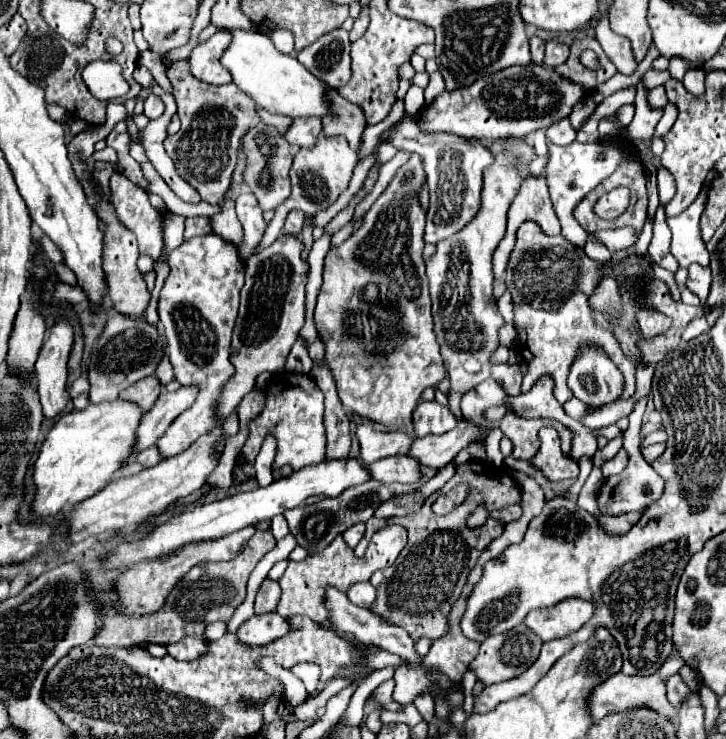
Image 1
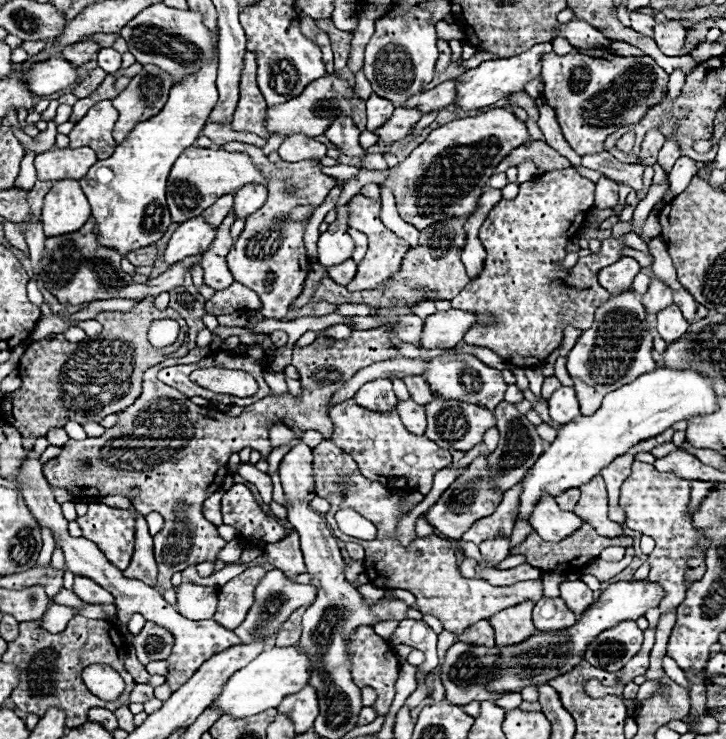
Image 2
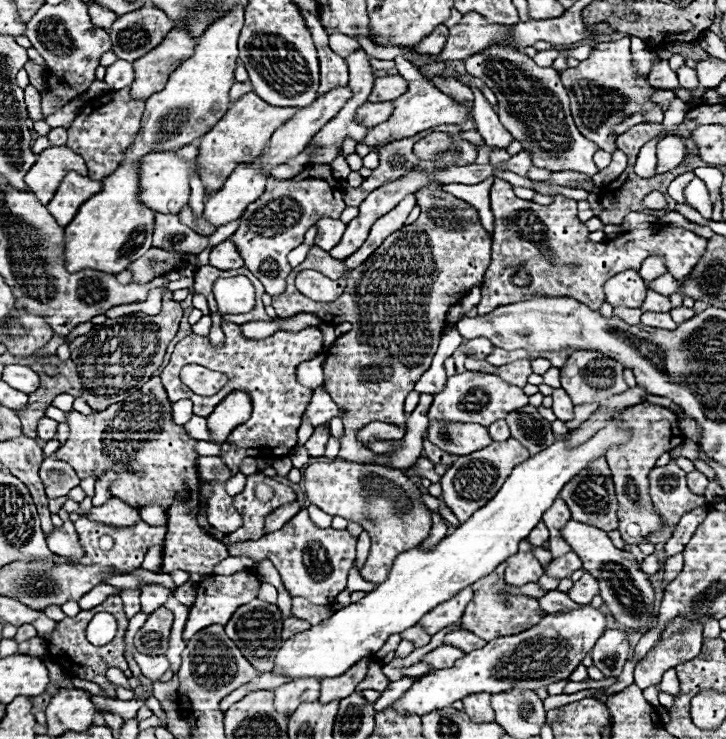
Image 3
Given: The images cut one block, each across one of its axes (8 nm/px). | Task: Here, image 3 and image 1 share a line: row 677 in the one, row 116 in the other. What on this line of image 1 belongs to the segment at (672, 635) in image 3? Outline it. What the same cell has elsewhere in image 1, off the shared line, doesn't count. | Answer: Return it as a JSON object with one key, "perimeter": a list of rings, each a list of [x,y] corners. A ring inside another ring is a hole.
{"perimeter":[[[640,80],[638,86],[636,86],[634,106],[636,106],[634,120],[626,128],[630,132],[630,138],[632,140],[652,140],[654,128],[656,128],[658,120],[662,118],[664,110],[662,108],[652,108],[648,104],[648,88],[644,86],[644,80]]]}

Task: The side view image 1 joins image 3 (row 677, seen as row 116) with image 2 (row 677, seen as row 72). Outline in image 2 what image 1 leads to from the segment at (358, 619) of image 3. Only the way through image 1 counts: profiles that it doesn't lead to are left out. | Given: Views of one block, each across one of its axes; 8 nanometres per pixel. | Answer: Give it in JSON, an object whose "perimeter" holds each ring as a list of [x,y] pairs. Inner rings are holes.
{"perimeter":[[[274,646],[270,650],[264,650],[248,666],[230,676],[222,694],[214,700],[214,706],[218,706],[222,714],[230,714],[232,718],[248,718],[260,714],[266,708],[278,708],[282,698],[286,698],[286,694],[296,694],[308,684],[310,666],[312,660],[306,654],[306,650],[302,650],[302,646],[288,646],[288,648]]]}

